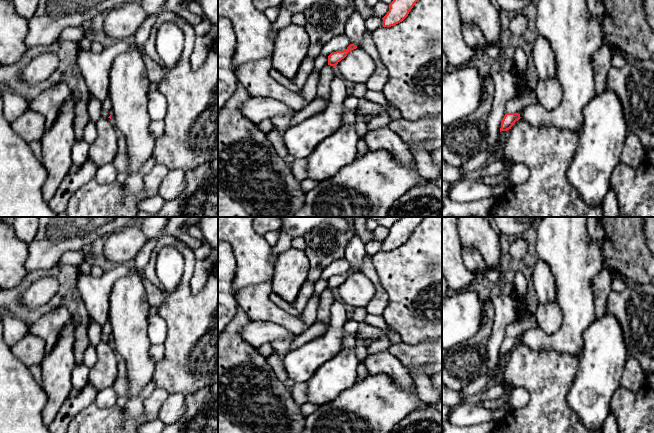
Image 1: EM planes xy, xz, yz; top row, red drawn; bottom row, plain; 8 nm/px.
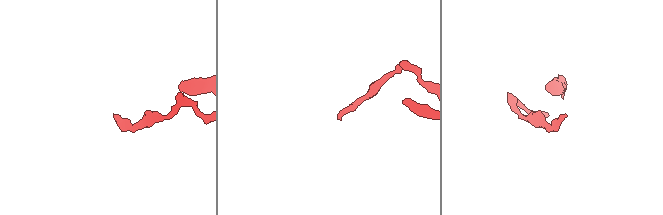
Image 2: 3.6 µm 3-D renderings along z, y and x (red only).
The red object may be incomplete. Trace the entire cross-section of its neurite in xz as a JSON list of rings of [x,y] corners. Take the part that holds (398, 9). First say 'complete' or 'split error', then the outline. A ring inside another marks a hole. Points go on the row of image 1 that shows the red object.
complete; [[[393,0],[389,4],[389,11],[382,18],[383,27],[391,27],[402,22],[418,0]]]

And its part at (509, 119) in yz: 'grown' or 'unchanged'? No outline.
grown

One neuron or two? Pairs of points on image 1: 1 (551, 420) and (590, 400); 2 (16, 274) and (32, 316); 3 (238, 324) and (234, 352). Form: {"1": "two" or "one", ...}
{"1": "two", "2": "two", "3": "one"}

